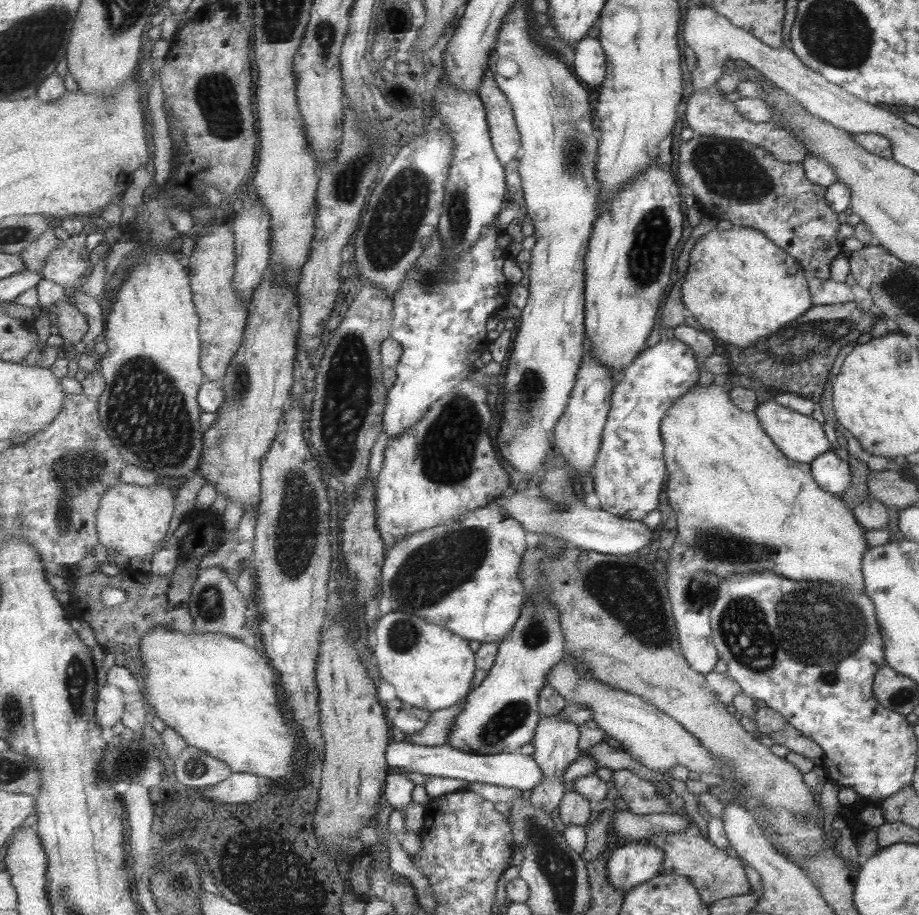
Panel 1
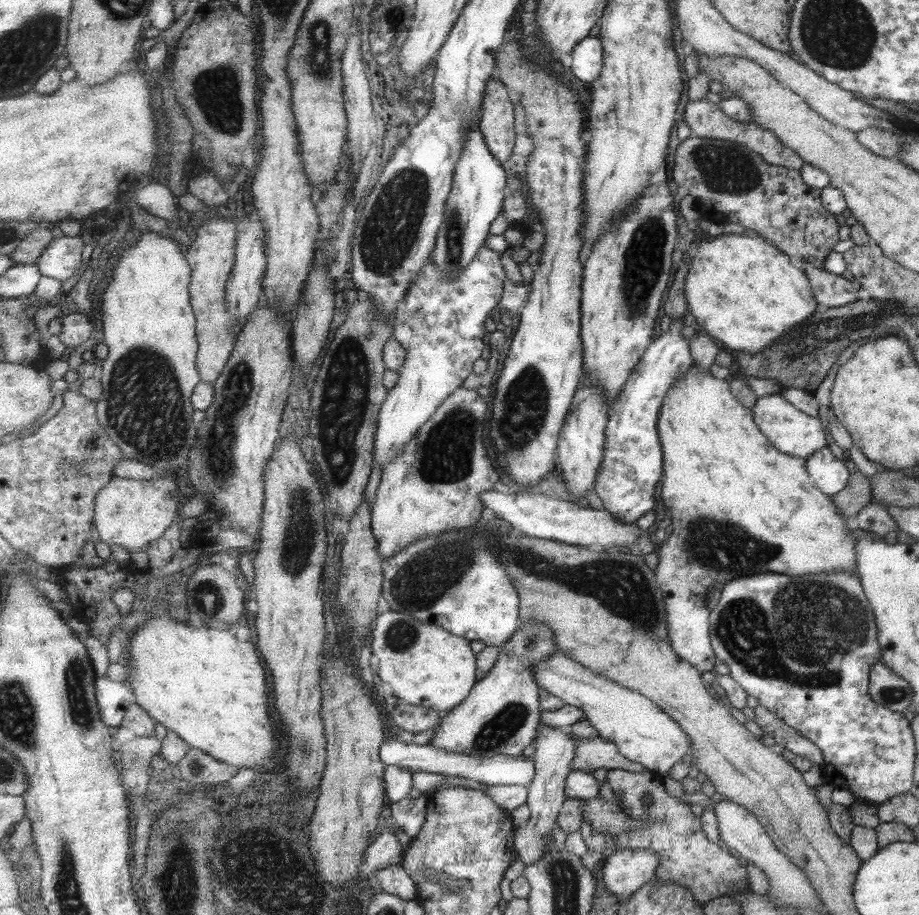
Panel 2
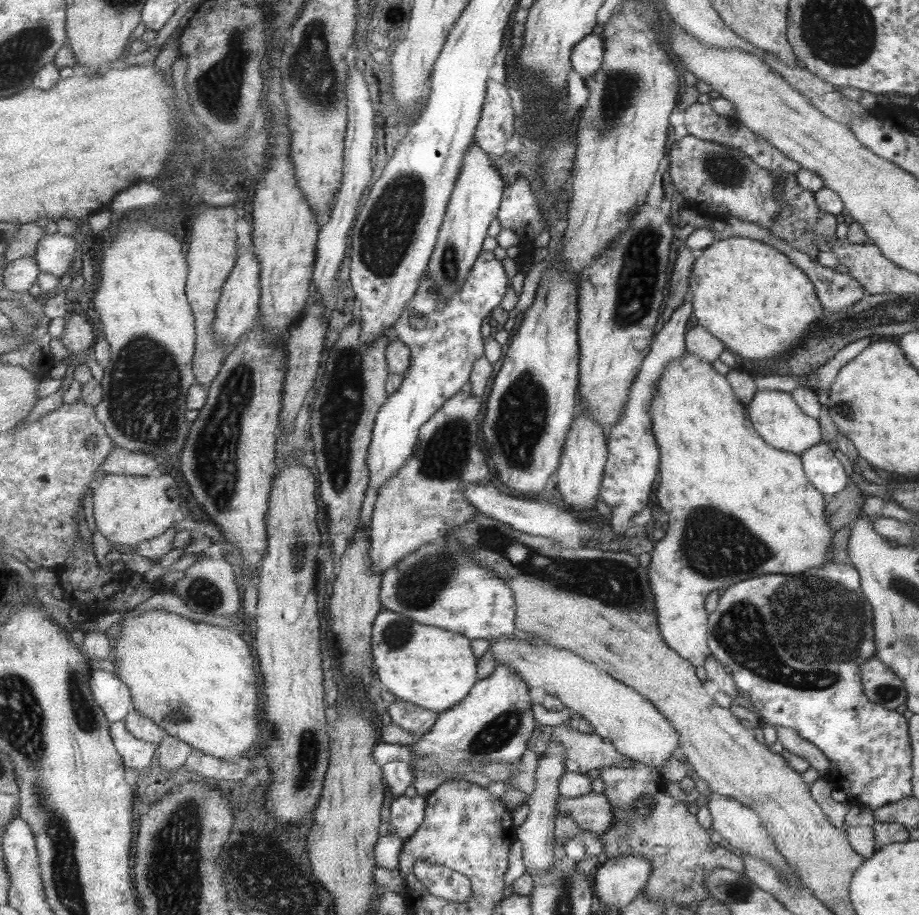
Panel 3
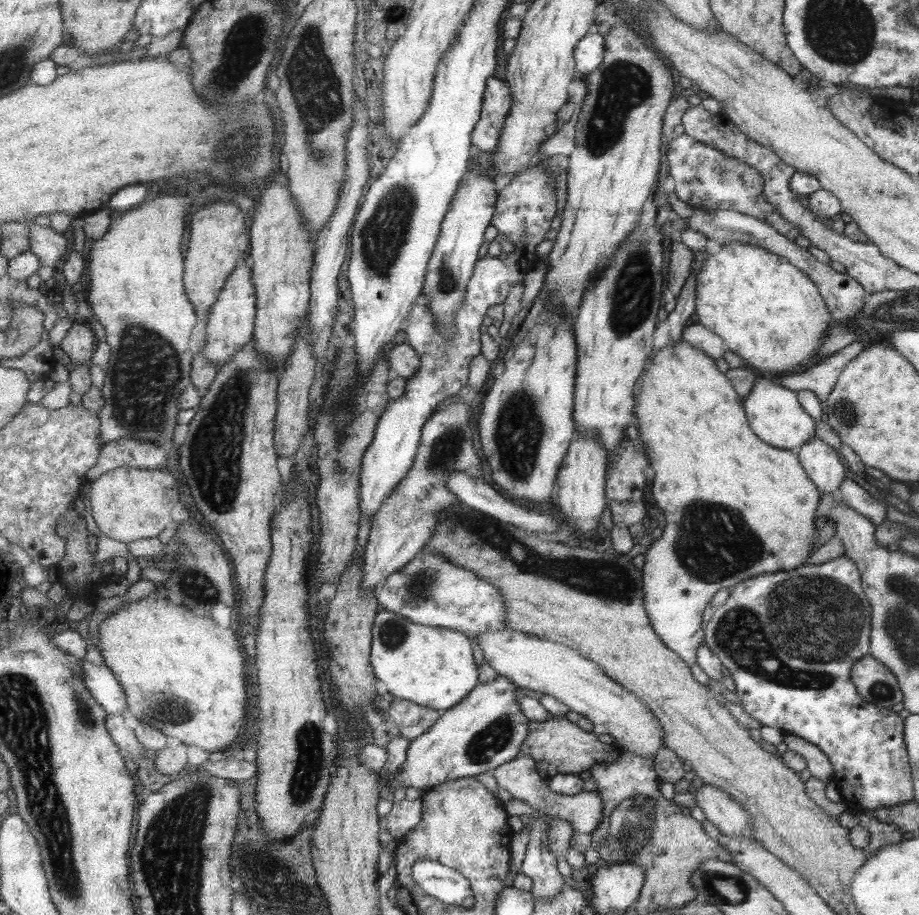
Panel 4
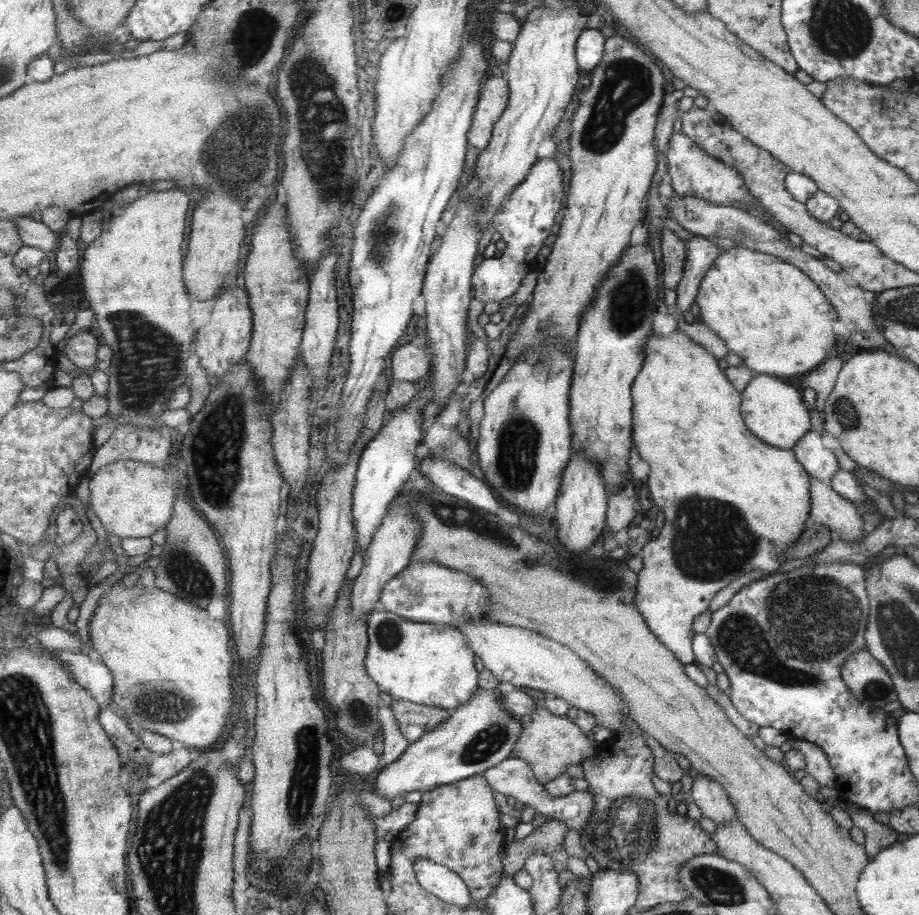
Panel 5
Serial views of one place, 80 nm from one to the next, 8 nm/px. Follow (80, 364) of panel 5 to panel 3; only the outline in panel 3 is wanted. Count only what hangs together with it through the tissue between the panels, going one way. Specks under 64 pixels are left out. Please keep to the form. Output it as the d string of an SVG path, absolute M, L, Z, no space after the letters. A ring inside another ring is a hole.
M72 314L67 316L67 325L61 337L62 344L69 354L83 354L95 344L95 328L85 315Z

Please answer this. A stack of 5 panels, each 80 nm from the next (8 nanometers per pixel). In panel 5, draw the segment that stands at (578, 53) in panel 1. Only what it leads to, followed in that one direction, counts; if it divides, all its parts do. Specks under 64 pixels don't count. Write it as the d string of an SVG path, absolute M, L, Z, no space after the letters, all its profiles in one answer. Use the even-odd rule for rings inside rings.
M585 29L576 42L576 55L582 71L591 72L606 51L606 39L599 29Z

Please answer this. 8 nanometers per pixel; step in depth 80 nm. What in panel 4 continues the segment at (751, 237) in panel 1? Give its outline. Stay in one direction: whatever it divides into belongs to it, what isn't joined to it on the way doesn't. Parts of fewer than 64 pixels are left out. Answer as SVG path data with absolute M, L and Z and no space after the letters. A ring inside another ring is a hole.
M727 243L727 245L721 245L717 253L709 254L705 259L704 264L702 264L702 269L696 278L695 312L697 315L697 322L721 338L728 350L739 359L745 360L749 366L755 367L755 370L759 370L759 372L773 372L773 374L783 375L793 372L797 373L807 368L810 362L814 360L814 356L818 354L818 350L820 350L820 346L822 346L822 342L824 342L824 338L826 338L826 332L828 332L830 324L833 326L834 322L824 299L808 275L805 275L803 271L793 266L792 263L788 262L788 259L783 258L781 255L765 251L765 249L760 247L741 243Z

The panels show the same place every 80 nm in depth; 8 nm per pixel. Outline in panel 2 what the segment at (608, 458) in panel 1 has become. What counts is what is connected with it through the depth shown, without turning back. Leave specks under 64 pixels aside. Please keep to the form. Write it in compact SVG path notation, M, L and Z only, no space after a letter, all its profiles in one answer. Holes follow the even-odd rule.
M683 316L670 322L667 330L653 340L644 350L641 362L633 371L632 377L625 385L624 392L610 410L610 421L606 430L606 453L604 464L600 468L595 486L596 494L601 498L603 506L614 515L617 520L627 524L637 523L644 512L651 510L653 496L655 496L655 482L663 476L663 451L660 437L657 434L656 420L665 391L673 388L675 379L682 377L689 365L693 365L691 351L686 338L681 334Z

